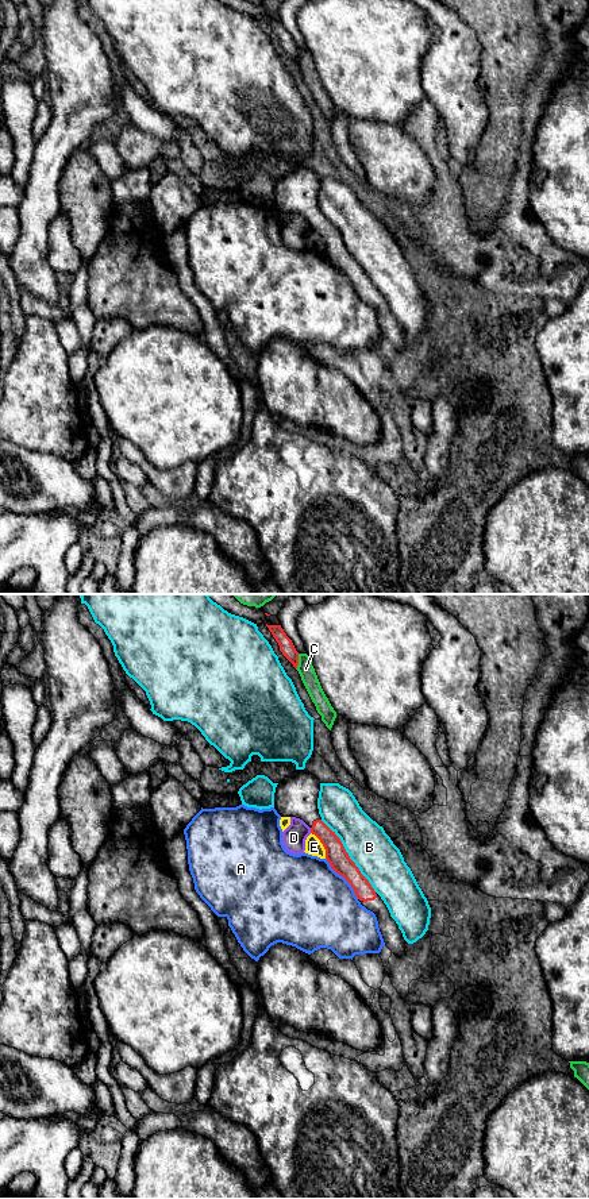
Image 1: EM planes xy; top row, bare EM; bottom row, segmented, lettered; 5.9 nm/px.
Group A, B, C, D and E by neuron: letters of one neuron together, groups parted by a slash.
A / B / C / D / E

